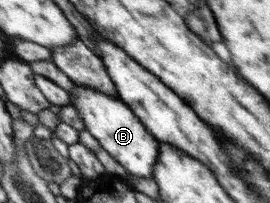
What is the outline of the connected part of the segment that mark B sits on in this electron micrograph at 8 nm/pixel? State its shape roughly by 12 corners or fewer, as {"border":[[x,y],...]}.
{"border":[[69,92],[85,130],[124,168],[153,177],[161,143],[119,97]]}

